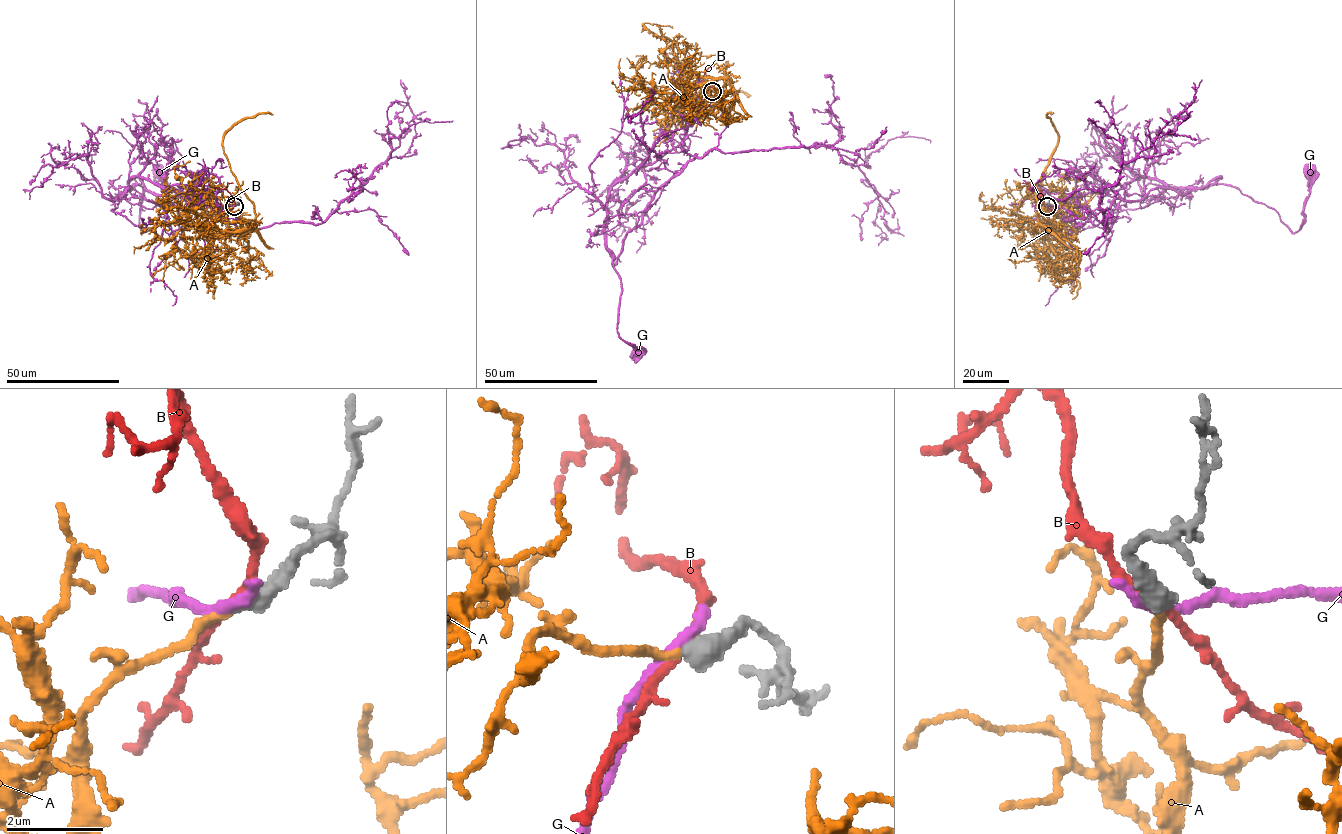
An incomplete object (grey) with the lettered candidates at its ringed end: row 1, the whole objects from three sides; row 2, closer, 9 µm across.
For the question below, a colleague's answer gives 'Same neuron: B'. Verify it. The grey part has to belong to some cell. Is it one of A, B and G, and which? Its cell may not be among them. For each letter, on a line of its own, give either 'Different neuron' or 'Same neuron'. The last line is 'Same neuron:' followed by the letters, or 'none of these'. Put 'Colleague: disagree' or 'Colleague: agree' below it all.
A: Same neuron
B: Different neuron
G: Different neuron
Same neuron: A
Colleague: disagree

